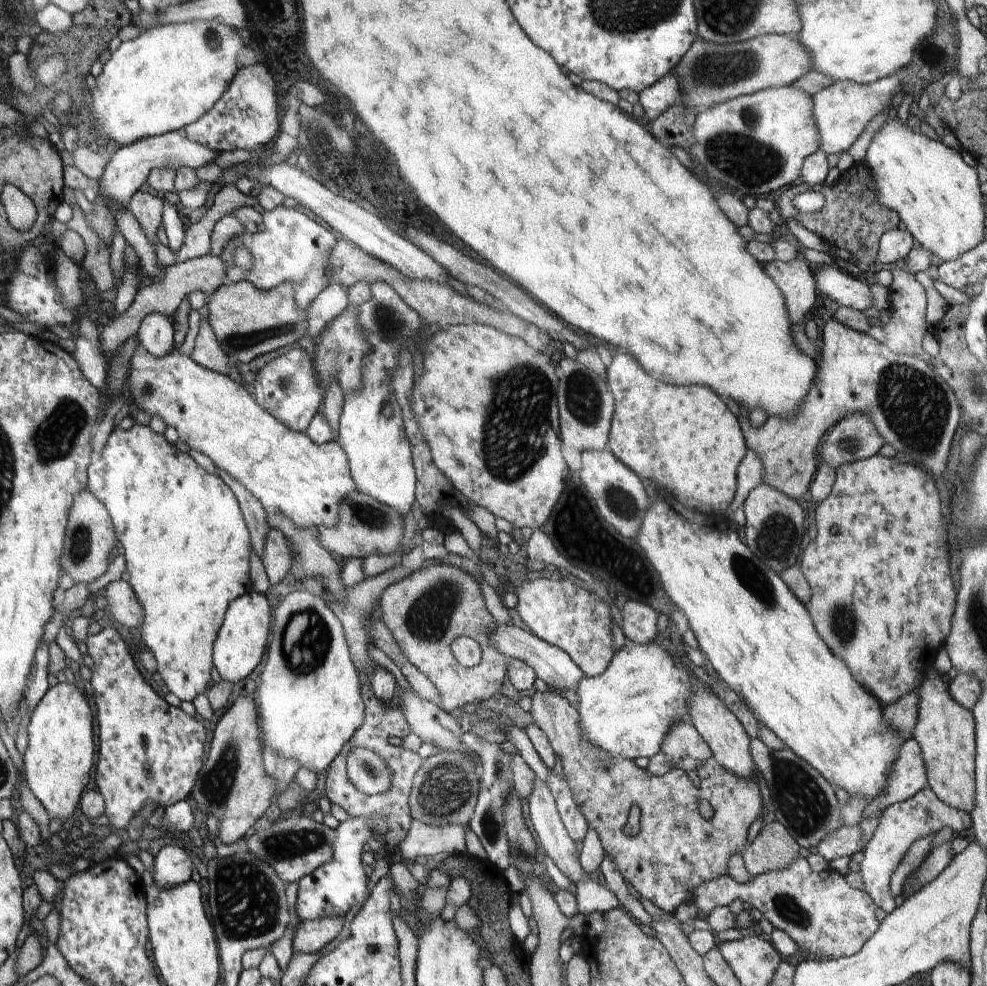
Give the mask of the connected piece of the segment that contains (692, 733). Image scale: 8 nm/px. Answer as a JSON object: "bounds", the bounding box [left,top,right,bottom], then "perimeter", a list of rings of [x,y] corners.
{"bounds":[660,720,713,769],"perimeter":[[[678,720],[668,728],[660,746],[660,753],[666,754],[672,760],[673,769],[681,769],[682,760],[686,757],[696,760],[699,765],[713,756],[696,728],[691,722],[684,720]]]}

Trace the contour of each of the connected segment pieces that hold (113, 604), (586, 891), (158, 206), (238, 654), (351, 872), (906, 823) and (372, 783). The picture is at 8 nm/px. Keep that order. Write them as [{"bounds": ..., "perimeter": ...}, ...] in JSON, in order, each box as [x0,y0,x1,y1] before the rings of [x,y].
[{"bounds":[106,580,142,629],"perimeter":[[[124,580],[118,582],[110,582],[106,586],[106,600],[110,615],[115,618],[118,623],[129,629],[135,629],[142,624],[142,608],[140,602],[136,600],[134,590]]]},{"bounds":[576,876,621,915],"perimeter":[[[589,876],[576,884],[576,901],[578,911],[582,915],[595,911],[604,913],[621,906],[614,892],[610,892],[610,888],[598,884]]]},{"bounds":[129,191,164,248],"perimeter":[[[137,191],[129,202],[129,212],[140,224],[140,228],[146,234],[148,242],[156,248],[158,243],[157,232],[163,220],[164,202],[160,198],[141,191]]]},{"bounds":[212,591,273,684],"perimeter":[[[255,591],[245,593],[229,604],[224,623],[214,642],[212,654],[213,666],[224,681],[234,684],[242,680],[262,662],[268,644],[268,632],[271,630],[271,612],[273,610],[267,598]]]},{"bounds":[296,816,385,920],"perimeter":[[[372,816],[372,822],[370,822],[364,818],[351,817],[336,828],[336,840],[332,844],[332,860],[297,881],[296,913],[300,920],[346,916],[352,906],[361,904],[362,908],[366,904],[370,896],[367,888],[369,878],[364,871],[361,856],[364,852],[364,845],[374,838],[372,828],[385,830],[384,818]]]},{"bounds":[860,788,971,915],"perimeter":[[[930,788],[920,790],[910,800],[892,804],[884,810],[876,830],[862,852],[864,860],[860,864],[860,873],[865,886],[864,891],[877,908],[882,908],[886,915],[894,910],[894,897],[890,894],[890,882],[894,870],[900,865],[904,859],[910,844],[914,844],[914,840],[920,840],[922,836],[936,835],[942,828],[952,828],[957,835],[969,835],[971,832],[971,814],[964,810],[956,810],[952,806],[945,804],[932,792]]]},{"bounds":[346,748,392,794],"perimeter":[[[354,748],[347,758],[346,774],[356,788],[368,794],[384,794],[392,784],[392,774],[384,760],[380,760],[372,750]]]}]

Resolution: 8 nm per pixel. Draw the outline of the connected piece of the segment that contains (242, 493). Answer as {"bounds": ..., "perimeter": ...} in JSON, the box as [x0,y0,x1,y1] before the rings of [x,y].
{"bounds":[216,468,269,557],"perimeter":[[[218,468],[216,474],[232,490],[251,537],[251,548],[256,552],[258,557],[262,556],[266,534],[268,534],[269,530],[266,522],[266,513],[262,504],[242,484],[238,484],[236,480],[232,480],[224,470]]]}

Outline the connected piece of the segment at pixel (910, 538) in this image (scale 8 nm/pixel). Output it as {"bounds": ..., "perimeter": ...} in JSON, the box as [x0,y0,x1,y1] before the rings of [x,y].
{"bounds":[799,454,957,707],"perimeter":[[[876,454],[865,460],[842,464],[840,468],[836,468],[836,482],[834,482],[832,492],[826,500],[819,503],[814,514],[818,536],[808,544],[802,554],[802,560],[800,560],[802,562],[799,566],[800,571],[804,574],[811,589],[811,600],[808,600],[805,608],[811,617],[816,632],[818,632],[818,636],[828,644],[828,648],[840,660],[846,662],[854,680],[866,692],[870,692],[878,700],[881,707],[894,704],[904,694],[917,690],[921,686],[926,672],[933,667],[936,656],[943,648],[946,636],[952,628],[952,614],[956,609],[957,594],[950,575],[950,554],[943,522],[945,500],[941,490],[936,490],[934,484],[936,484],[936,480],[924,468],[912,462],[902,464],[895,457],[887,458]]]}

